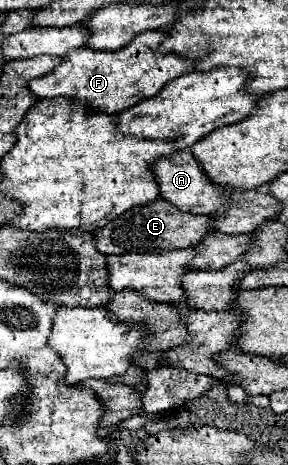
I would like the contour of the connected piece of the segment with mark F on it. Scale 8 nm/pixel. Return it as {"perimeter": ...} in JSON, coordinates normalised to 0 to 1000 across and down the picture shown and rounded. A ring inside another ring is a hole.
{"perimeter":[[[503,65],[455,95],[441,95],[420,108],[378,112],[378,108],[323,108],[323,103],[267,103],[253,116],[219,125],[219,138],[205,138],[184,155],[163,163],[122,168],[101,189],[122,206],[142,211],[191,211],[191,206],[253,206],[274,215],[295,215],[309,232],[344,232],[351,241],[392,245],[420,241],[434,232],[469,228],[483,215],[524,211],[580,176],[601,176],[615,163],[635,163],[670,151],[677,129],[628,116],[608,120],[552,112],[559,90],[573,86],[573,65]]]}

